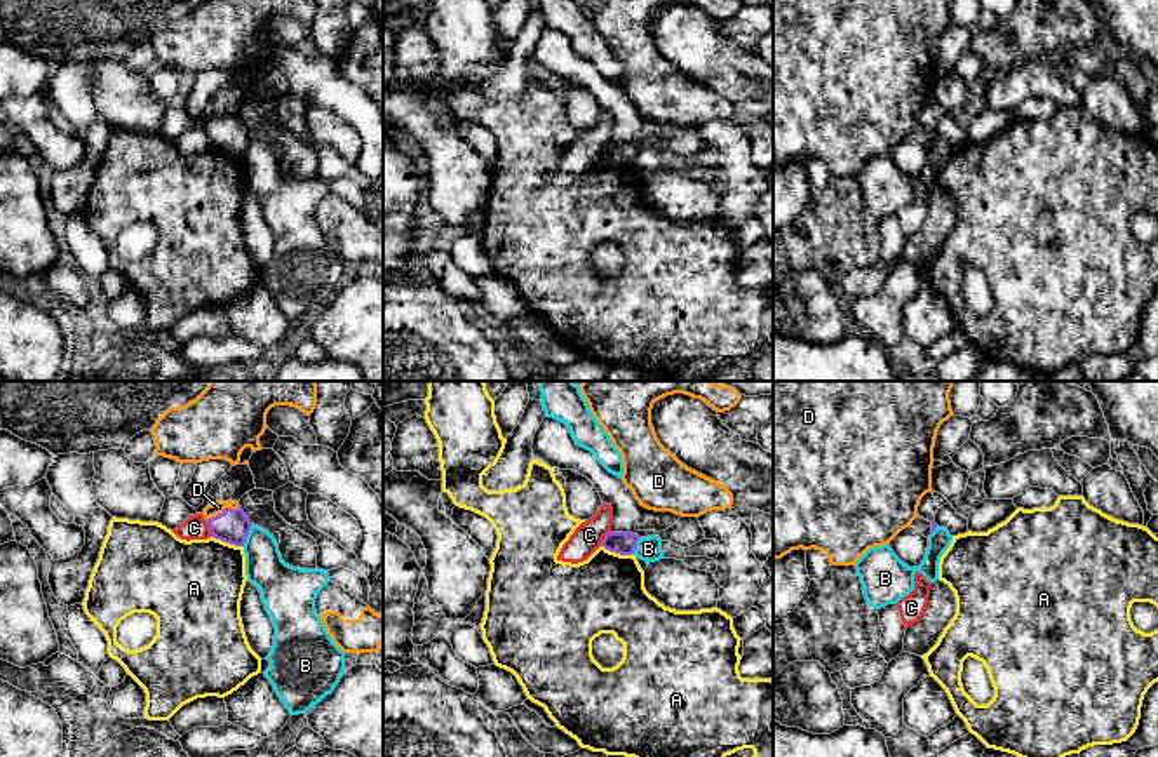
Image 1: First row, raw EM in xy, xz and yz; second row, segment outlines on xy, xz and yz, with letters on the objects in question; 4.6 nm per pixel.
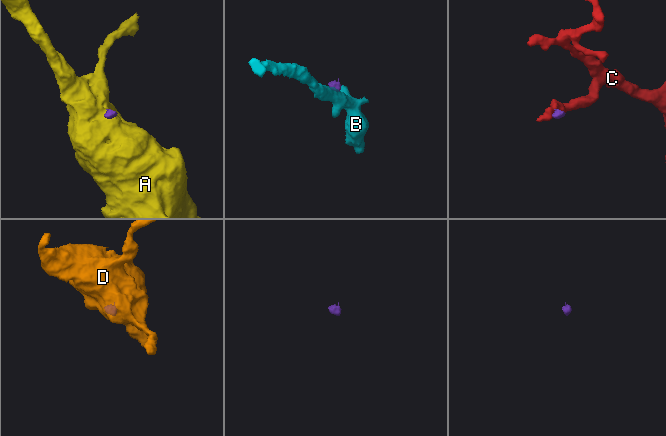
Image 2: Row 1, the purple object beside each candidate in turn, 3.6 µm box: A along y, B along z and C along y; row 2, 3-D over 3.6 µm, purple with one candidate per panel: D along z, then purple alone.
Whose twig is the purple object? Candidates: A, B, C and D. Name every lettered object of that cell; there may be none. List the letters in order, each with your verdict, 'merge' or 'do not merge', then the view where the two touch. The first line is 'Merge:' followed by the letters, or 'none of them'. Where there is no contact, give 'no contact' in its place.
Merge: D
A: do not merge; contact in xz
B: do not merge; contact in xy
C: do not merge; contact in xz
D: merge; contact in xy

